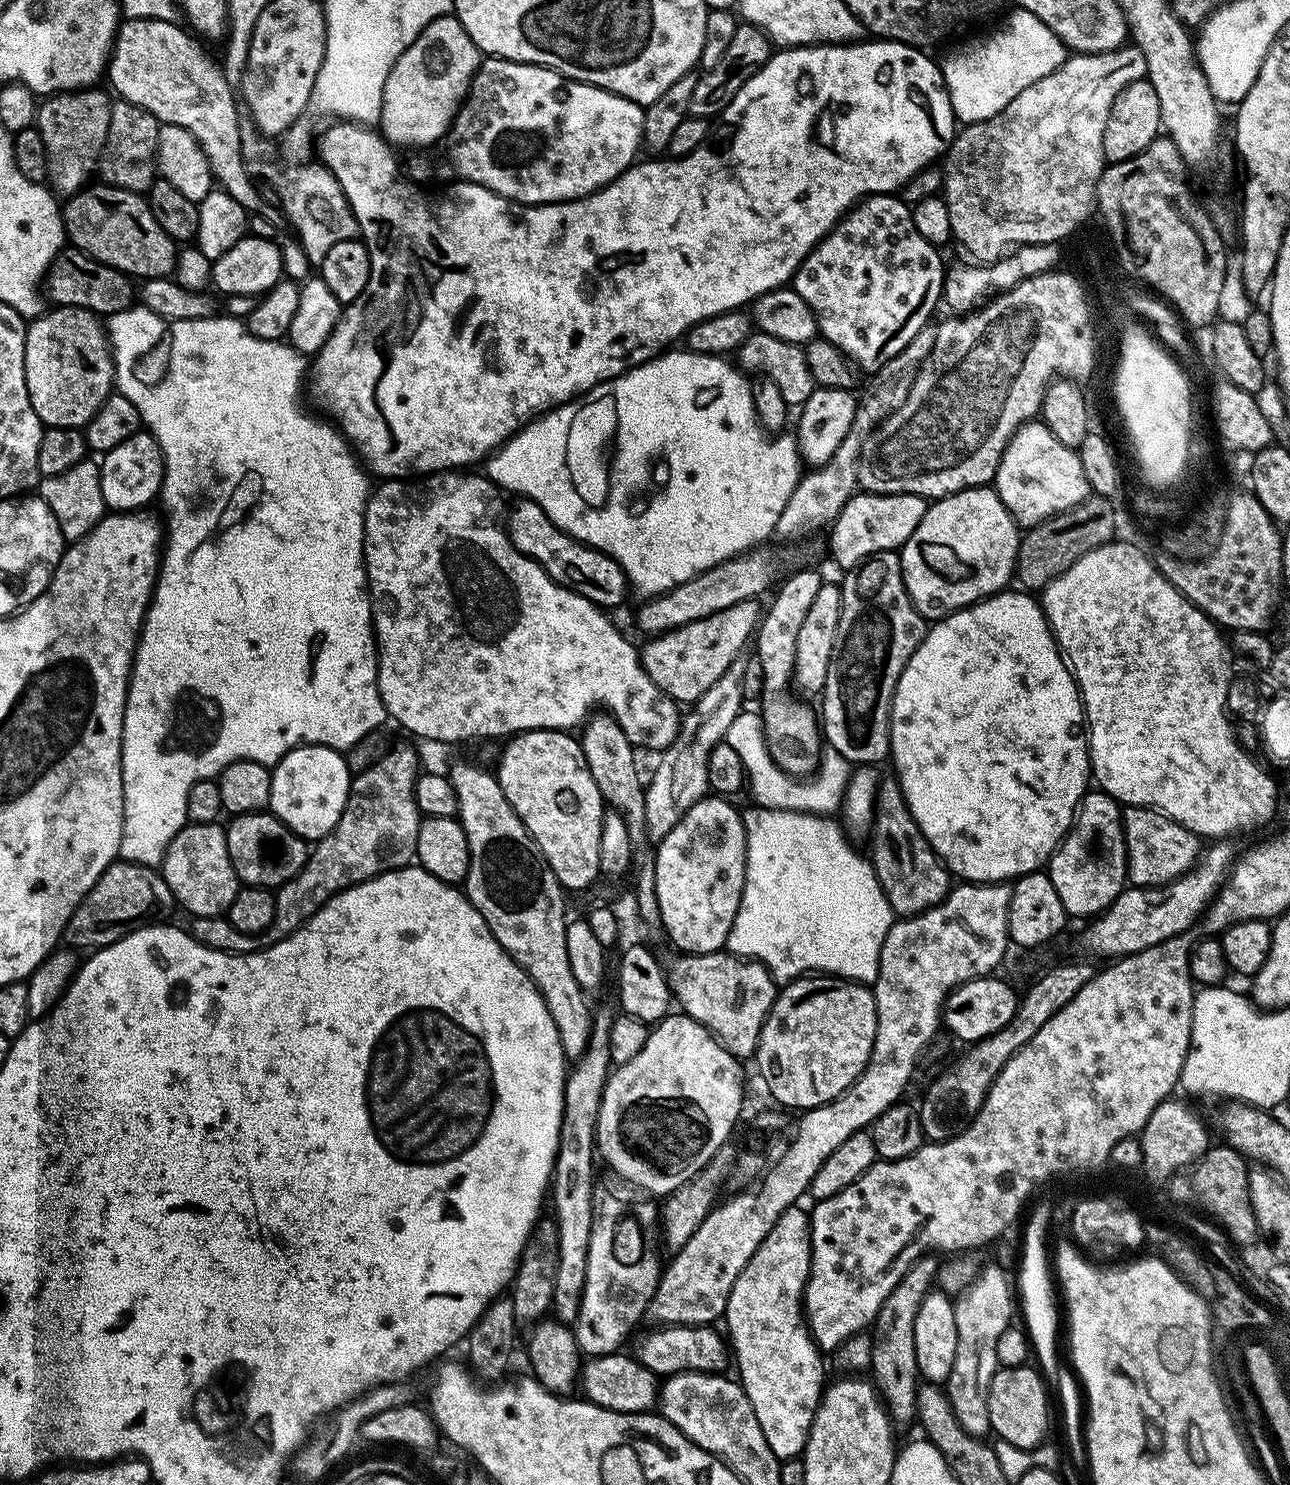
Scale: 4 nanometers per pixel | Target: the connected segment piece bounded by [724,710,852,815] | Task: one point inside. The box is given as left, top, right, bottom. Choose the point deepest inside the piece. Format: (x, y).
(823, 793)

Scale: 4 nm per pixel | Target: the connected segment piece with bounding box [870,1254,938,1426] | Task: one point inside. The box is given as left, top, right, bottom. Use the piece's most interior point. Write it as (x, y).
(894, 1370)

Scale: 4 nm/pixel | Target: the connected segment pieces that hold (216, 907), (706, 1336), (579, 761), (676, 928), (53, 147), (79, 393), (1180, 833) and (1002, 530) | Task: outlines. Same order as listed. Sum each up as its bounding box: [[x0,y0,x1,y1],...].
[[162,823,238,917],[634,1324,730,1378],[494,728,606,890],[656,794,746,955],[35,86,113,193],[24,306,114,429],[1122,806,1202,886],[898,486,1022,622]]

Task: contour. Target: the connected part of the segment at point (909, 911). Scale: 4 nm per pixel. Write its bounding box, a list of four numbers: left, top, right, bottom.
[870,775,950,917]

